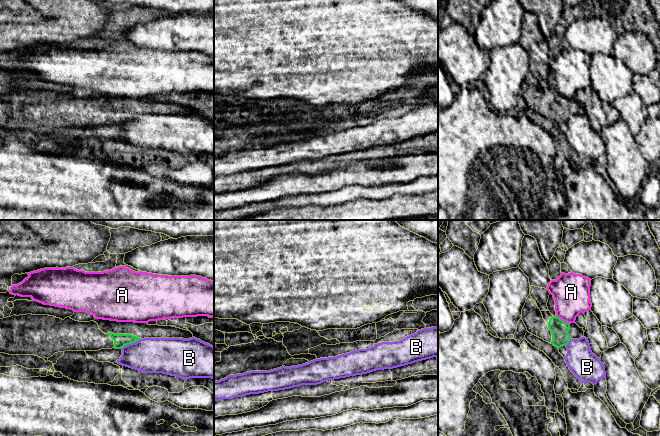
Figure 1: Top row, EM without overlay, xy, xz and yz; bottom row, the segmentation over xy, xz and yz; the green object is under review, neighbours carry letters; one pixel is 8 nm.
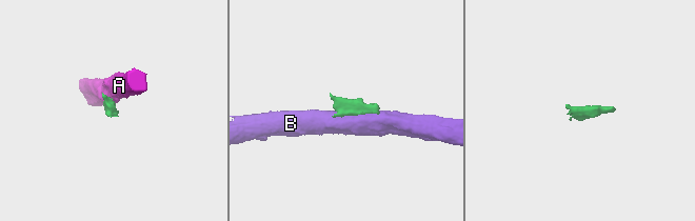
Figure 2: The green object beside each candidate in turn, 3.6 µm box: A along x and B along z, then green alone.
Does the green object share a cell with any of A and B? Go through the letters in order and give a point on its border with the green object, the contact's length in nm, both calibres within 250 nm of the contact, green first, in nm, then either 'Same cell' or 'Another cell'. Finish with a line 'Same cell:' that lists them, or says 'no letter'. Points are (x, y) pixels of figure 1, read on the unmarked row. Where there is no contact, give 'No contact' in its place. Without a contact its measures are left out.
A: Touches green at yz (561, 95). Shared border 140 nm. Thickness 150 nm (green) against 300 nm. Another cell
B: Touches green at xy (130, 119). Shared border 190 nm. Thickness 110 nm (green) against 280 nm. Another cell
Same cell: no letter

